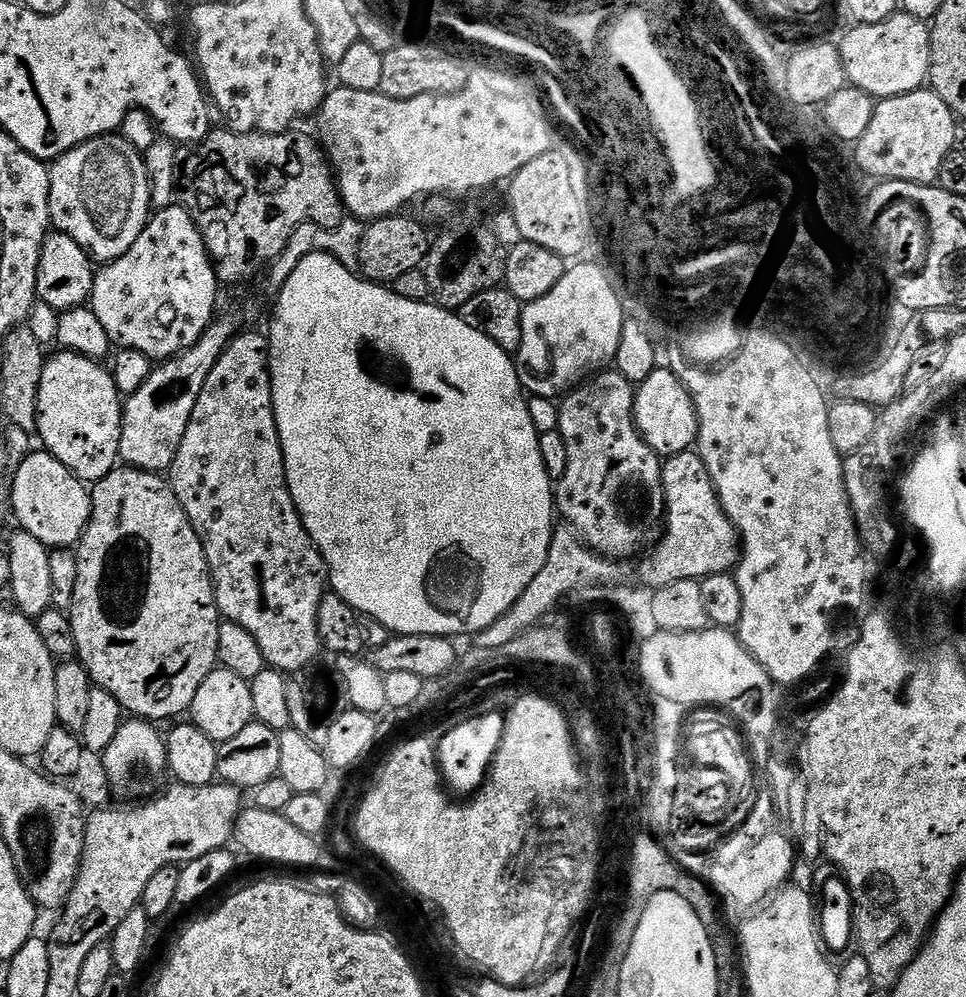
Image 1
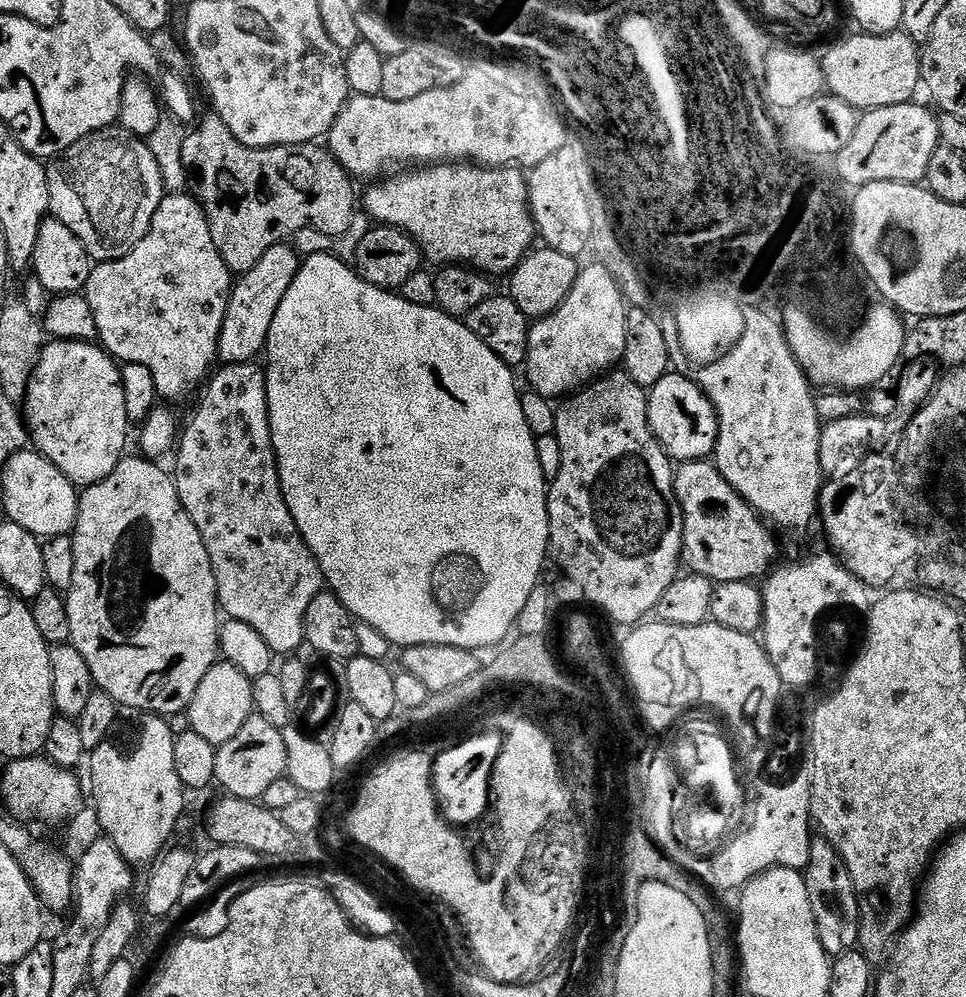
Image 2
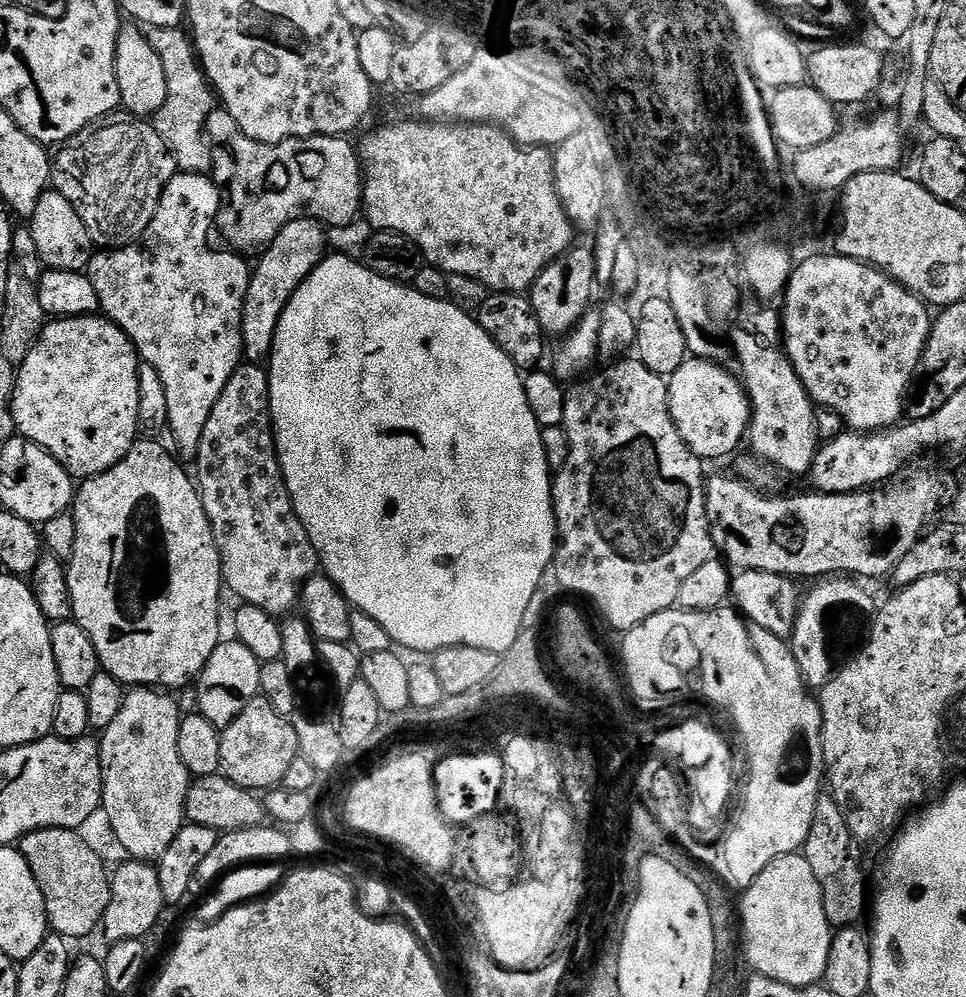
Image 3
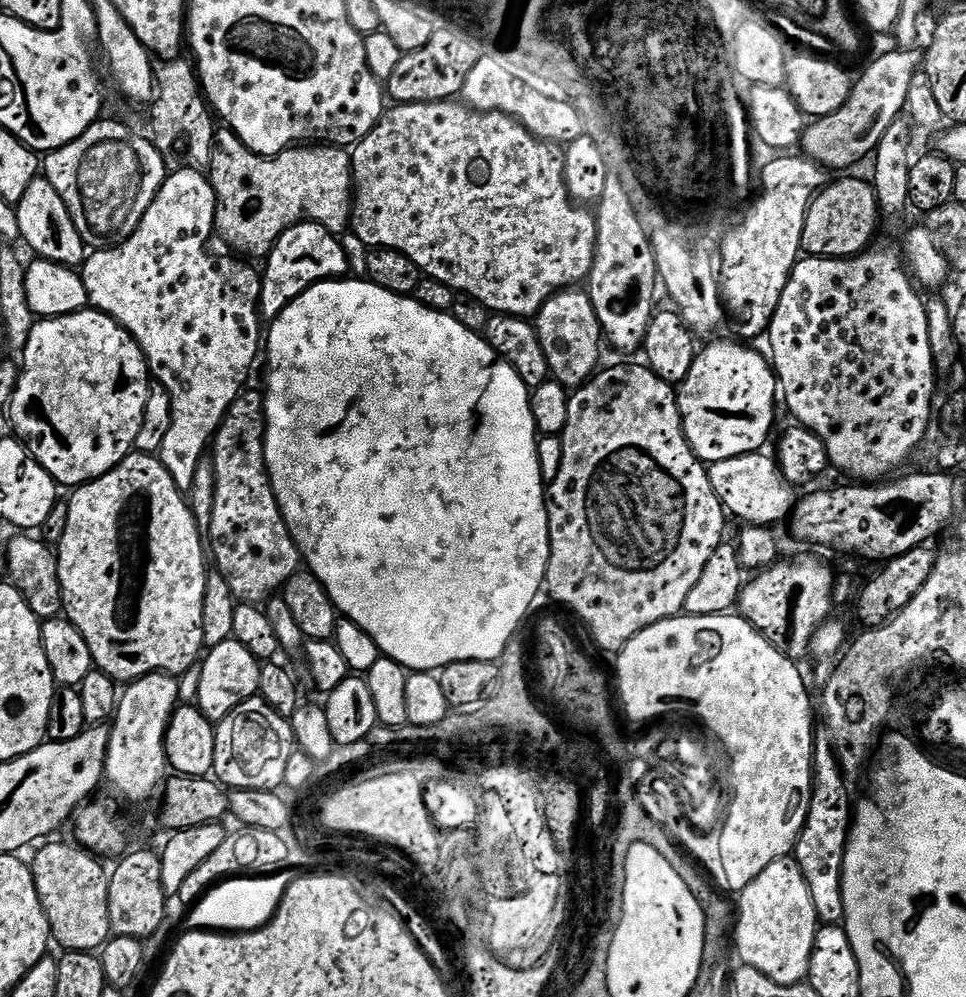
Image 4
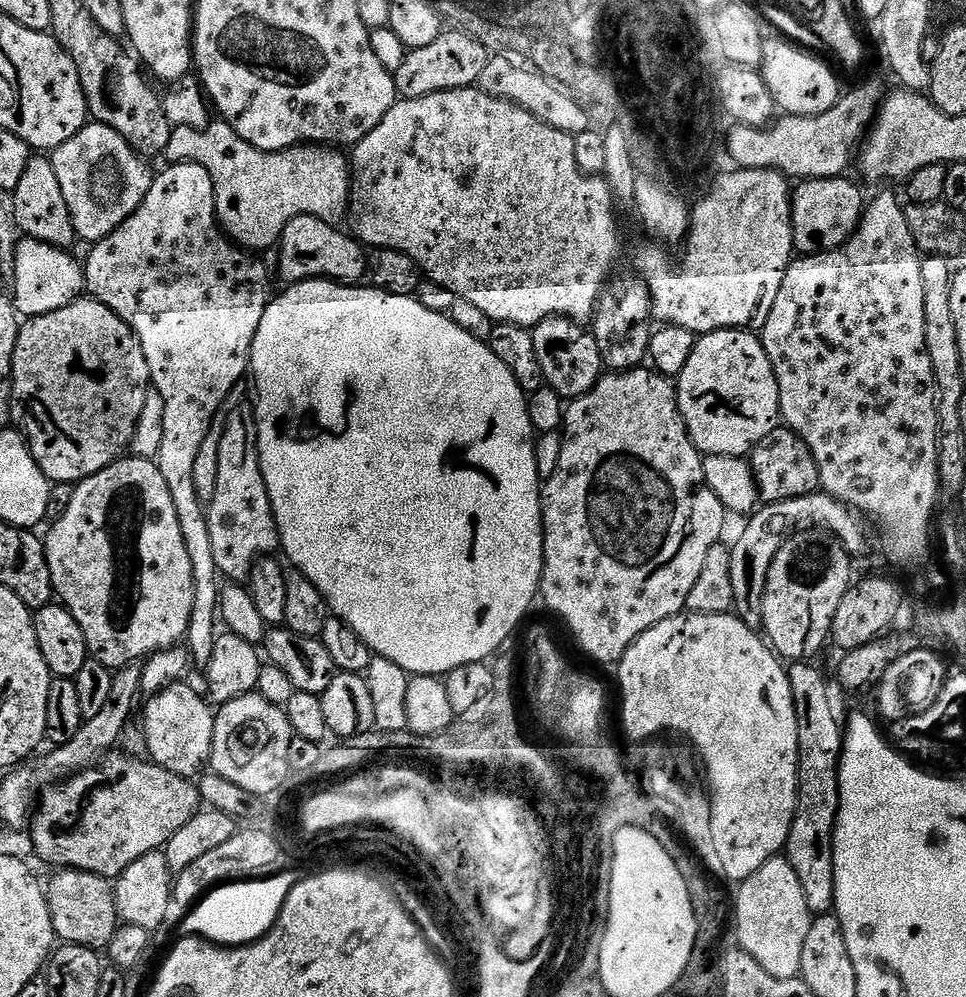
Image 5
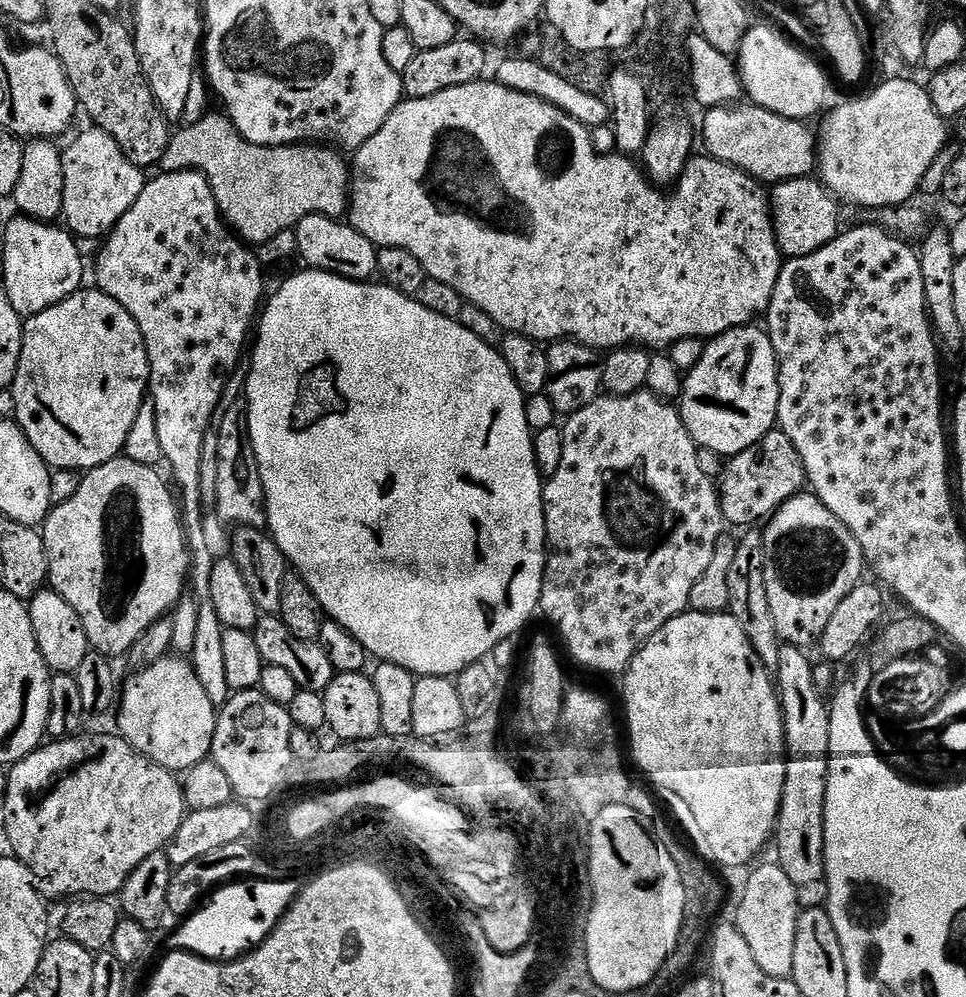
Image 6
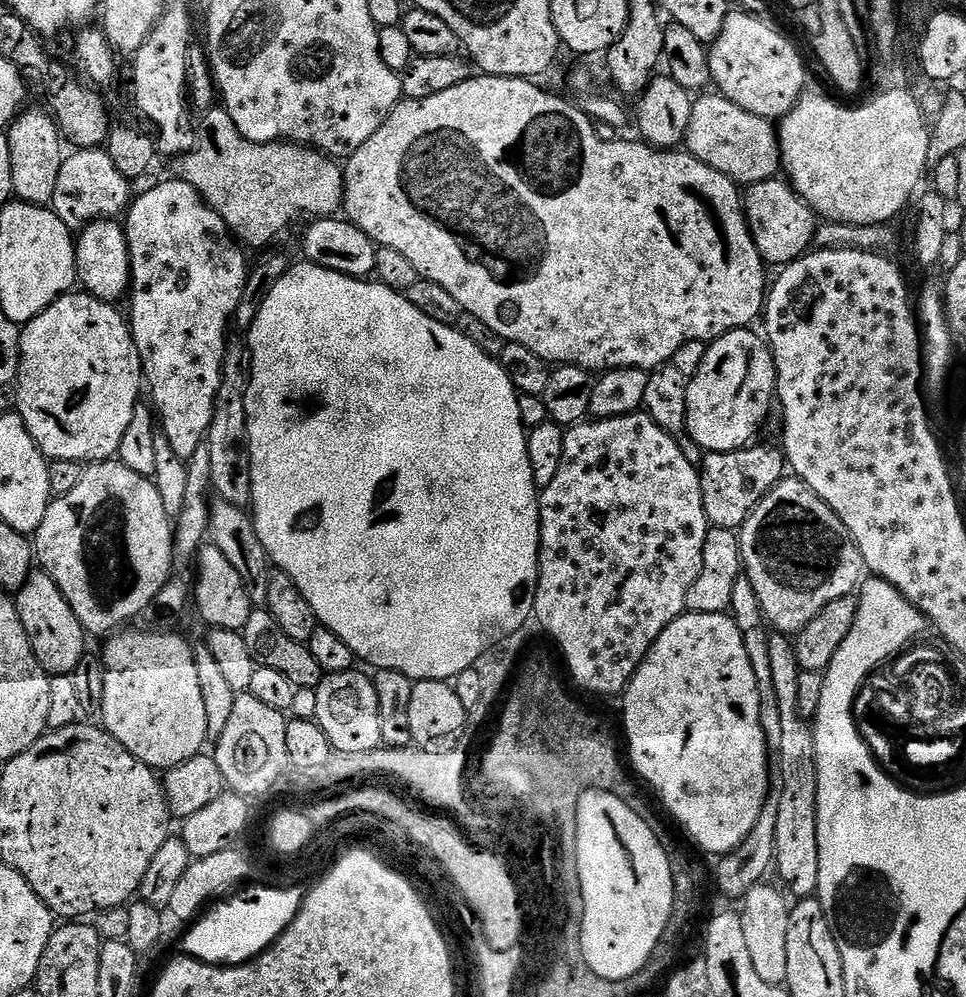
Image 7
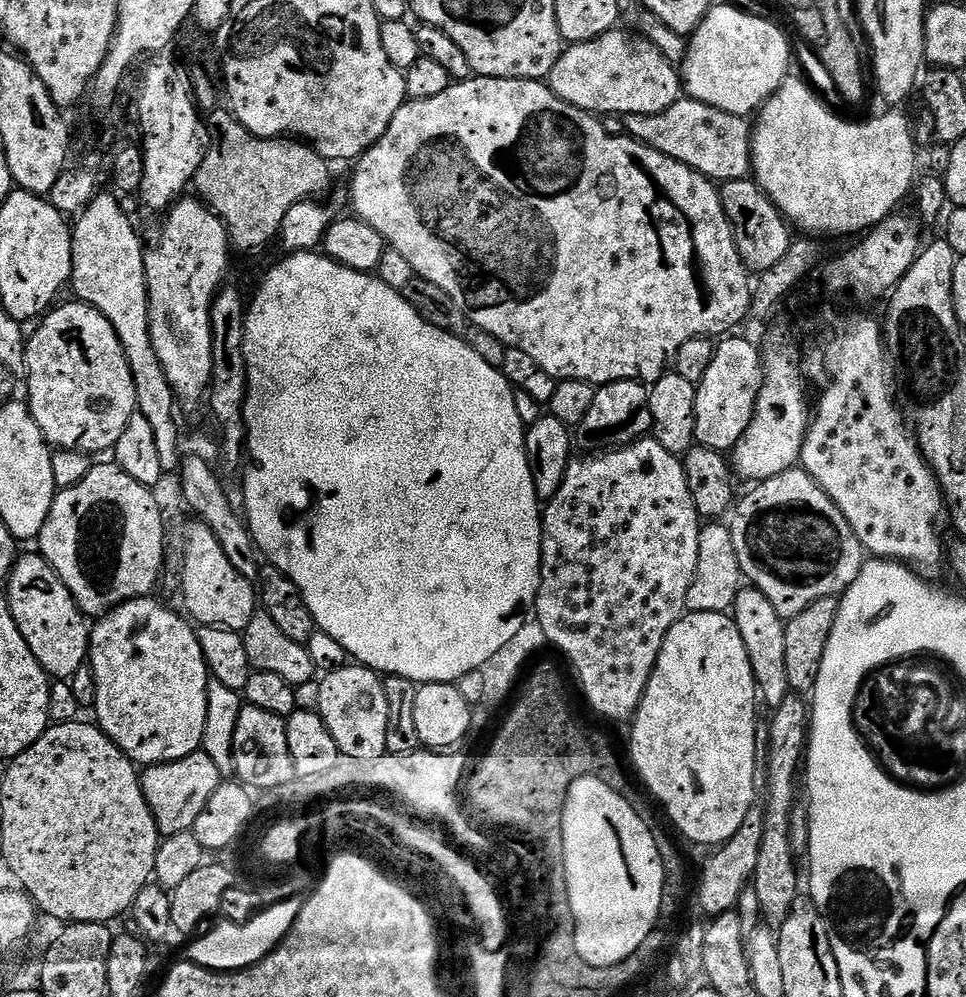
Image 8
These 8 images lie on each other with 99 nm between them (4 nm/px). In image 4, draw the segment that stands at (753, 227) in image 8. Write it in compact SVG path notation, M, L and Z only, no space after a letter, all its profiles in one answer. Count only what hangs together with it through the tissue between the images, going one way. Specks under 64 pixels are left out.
M867 179L836 180L830 184L821 187L820 191L813 195L802 234L803 251L808 256L825 258L859 256L877 239L876 227L880 224L882 209L876 189Z

